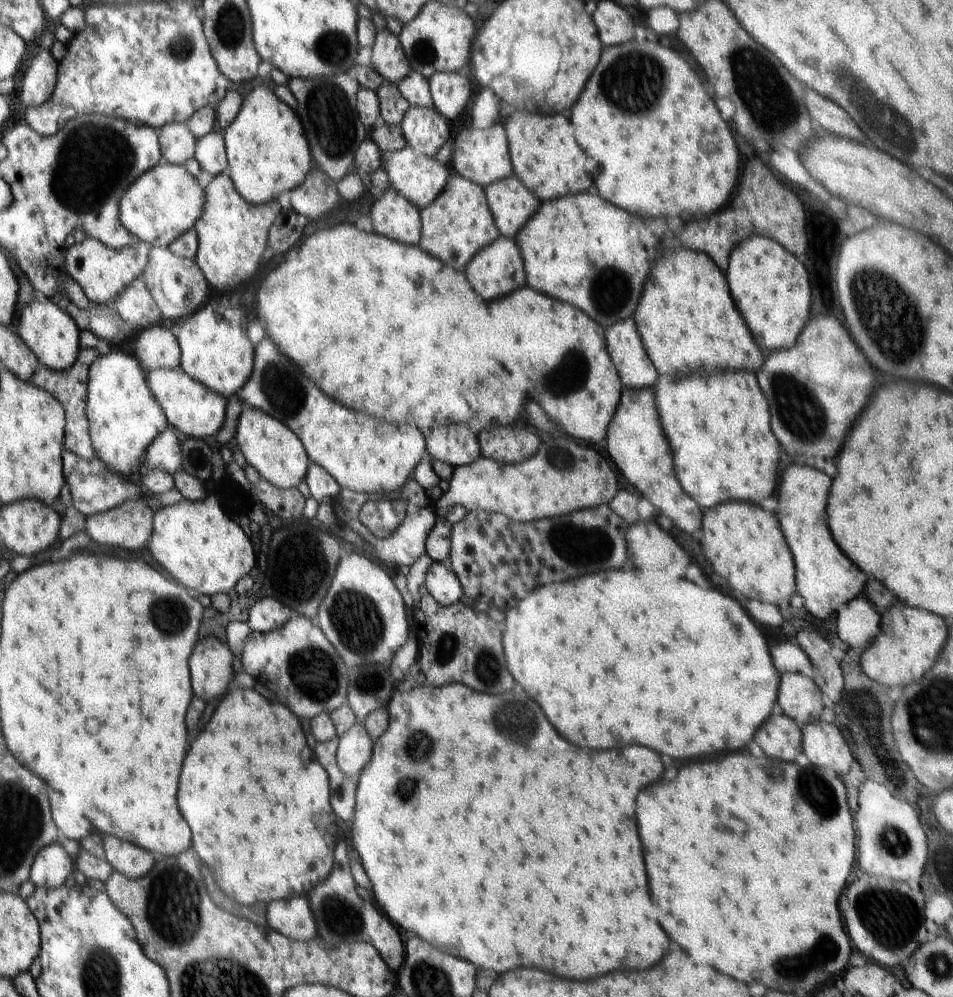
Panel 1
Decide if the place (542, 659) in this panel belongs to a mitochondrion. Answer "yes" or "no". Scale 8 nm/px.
no

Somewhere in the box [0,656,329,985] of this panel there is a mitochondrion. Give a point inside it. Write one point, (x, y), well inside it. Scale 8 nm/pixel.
(173, 906)

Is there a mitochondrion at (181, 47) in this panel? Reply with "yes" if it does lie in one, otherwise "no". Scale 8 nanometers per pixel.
yes

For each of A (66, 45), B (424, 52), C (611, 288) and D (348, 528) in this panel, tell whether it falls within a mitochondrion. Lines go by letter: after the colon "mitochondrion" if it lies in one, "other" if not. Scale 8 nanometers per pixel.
A: other
B: mitochondrion
C: mitochondrion
D: other

